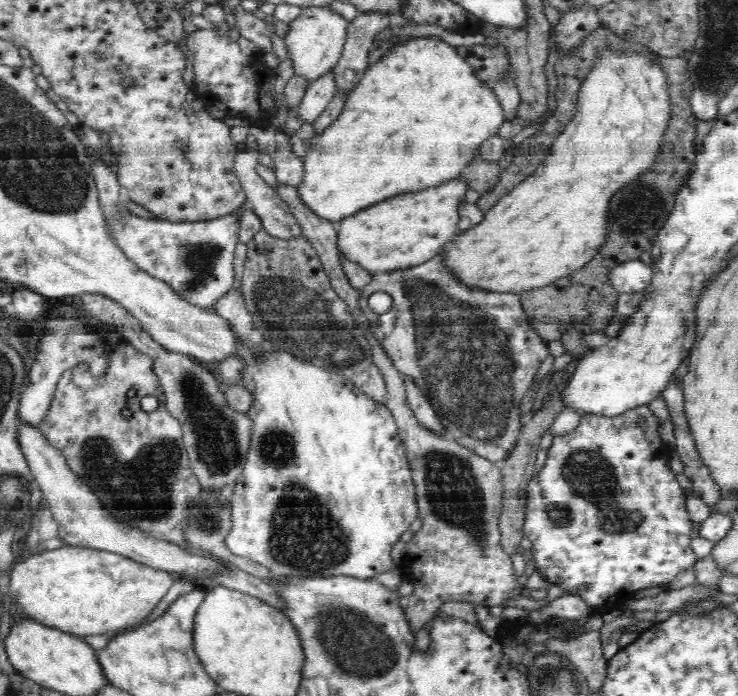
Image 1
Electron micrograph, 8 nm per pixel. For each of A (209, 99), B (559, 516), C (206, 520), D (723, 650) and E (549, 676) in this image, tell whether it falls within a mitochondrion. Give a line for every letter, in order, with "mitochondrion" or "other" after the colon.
A: other
B: mitochondrion
C: mitochondrion
D: other
E: mitochondrion

